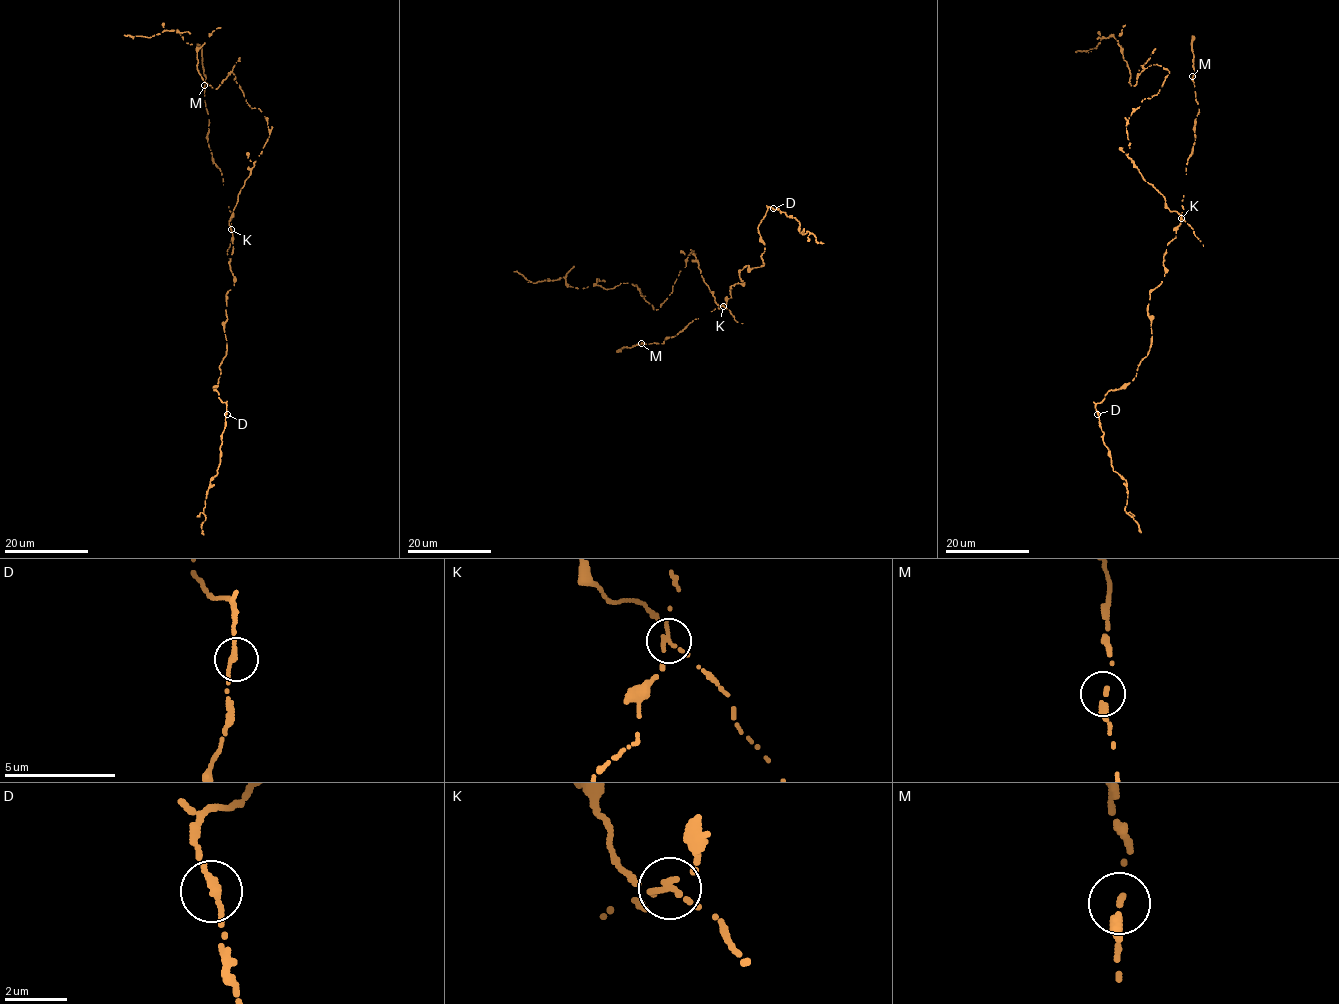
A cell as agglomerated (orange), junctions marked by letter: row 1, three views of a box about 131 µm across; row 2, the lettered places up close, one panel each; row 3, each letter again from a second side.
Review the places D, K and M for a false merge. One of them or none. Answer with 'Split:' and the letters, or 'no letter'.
Split: K

